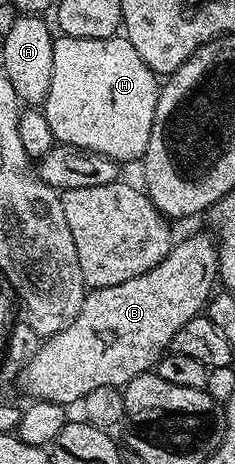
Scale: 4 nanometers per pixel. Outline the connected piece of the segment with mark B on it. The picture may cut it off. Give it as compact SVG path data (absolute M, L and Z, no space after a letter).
M209 234L206 235L190 235L183 243L175 242L164 257L164 261L160 261L160 265L148 269L148 273L140 273L140 277L132 277L132 281L124 281L121 285L93 288L93 290L87 294L85 301L80 305L80 313L76 313L73 321L64 329L60 329L60 333L49 336L49 338L39 346L38 352L21 368L22 387L30 394L29 398L31 400L43 399L44 401L52 401L53 403L63 405L71 405L70 403L77 404L85 395L92 393L92 389L100 389L100 385L123 388L128 381L132 381L132 377L147 374L147 372L157 364L158 360L169 352L172 337L176 337L176 333L187 321L192 321L192 317L203 314L204 308L209 304L211 295L215 294L216 284L219 282L218 244Z

